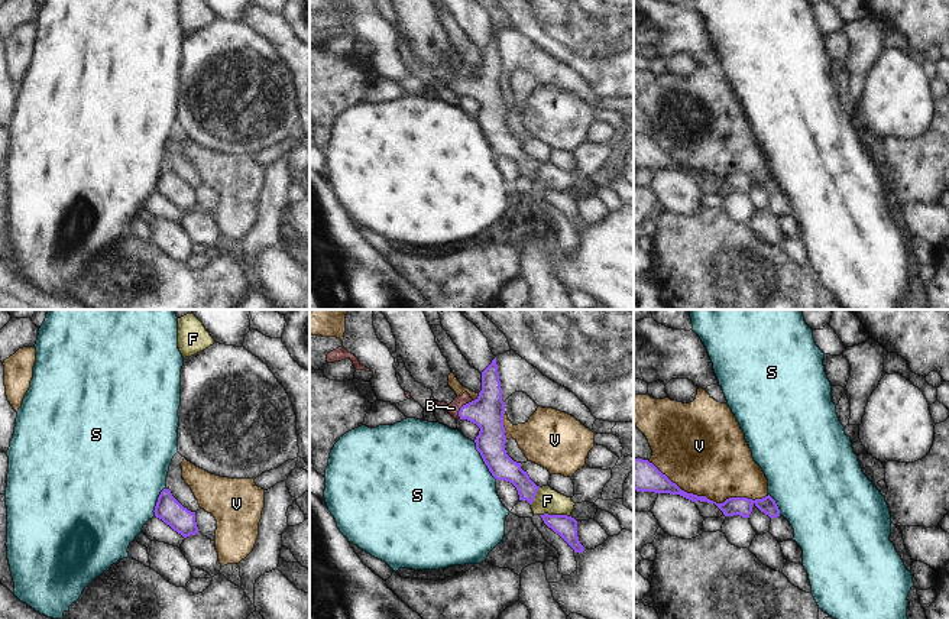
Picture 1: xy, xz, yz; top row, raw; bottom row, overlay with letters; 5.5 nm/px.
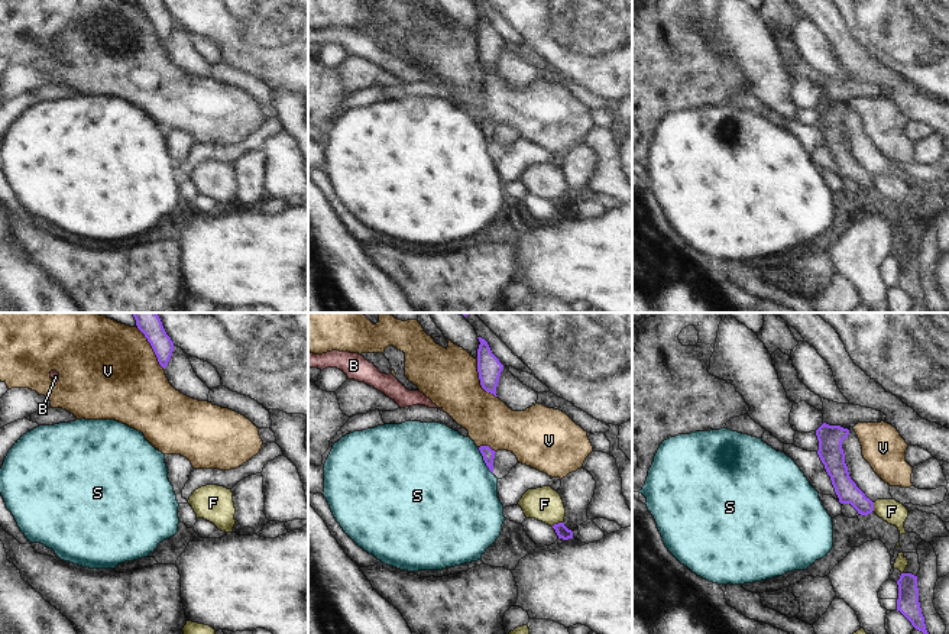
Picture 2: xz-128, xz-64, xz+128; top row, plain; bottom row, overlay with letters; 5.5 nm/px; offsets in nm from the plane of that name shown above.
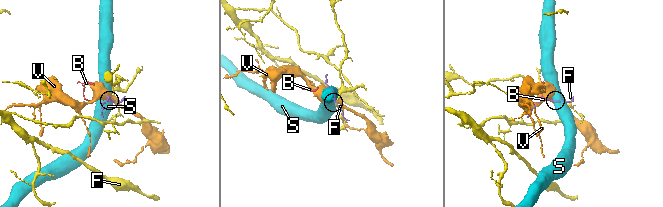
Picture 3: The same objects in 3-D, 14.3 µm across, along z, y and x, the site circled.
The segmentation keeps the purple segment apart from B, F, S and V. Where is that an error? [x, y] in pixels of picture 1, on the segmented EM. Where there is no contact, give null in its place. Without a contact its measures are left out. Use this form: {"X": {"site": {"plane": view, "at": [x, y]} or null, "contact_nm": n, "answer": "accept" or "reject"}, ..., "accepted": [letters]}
{"B": {"site": {"plane": "xz", "at": [460, 408]}, "contact_nm": 130, "answer": "accept"}, "F": {"site": {"plane": "xz", "at": [556, 515]}, "contact_nm": 180, "answer": "reject"}, "S": {"site": {"plane": "xz", "at": [483, 460]}, "contact_nm": 260, "answer": "reject"}, "V": {"site": {"plane": "yz", "at": [709, 499]}, "contact_nm": 700, "answer": "reject"}, "accepted": ["B"]}

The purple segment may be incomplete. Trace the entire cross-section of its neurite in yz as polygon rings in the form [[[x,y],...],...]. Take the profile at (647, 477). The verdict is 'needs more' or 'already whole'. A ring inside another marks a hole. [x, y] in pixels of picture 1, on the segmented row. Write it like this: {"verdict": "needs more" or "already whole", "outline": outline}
{"verdict": "already whole", "outline": [[[634,458],[634,489],[635,489],[637,492],[654,492],[654,493],[658,493],[658,495],[660,495],[660,493],[680,495],[680,496],[683,496],[683,498],[686,498],[686,499],[689,499],[689,500],[691,500],[691,502],[694,502],[694,503],[696,503],[697,500],[700,500],[700,502],[707,502],[707,503],[715,503],[715,505],[723,512],[725,516],[739,515],[739,516],[742,516],[742,518],[749,518],[754,505],[755,505],[761,512],[764,512],[765,515],[768,515],[771,519],[780,516],[780,509],[778,509],[775,500],[774,500],[770,495],[765,496],[765,498],[762,498],[762,499],[755,499],[755,500],[748,499],[748,498],[729,498],[729,499],[726,499],[723,503],[716,503],[716,502],[707,499],[706,496],[697,496],[697,495],[687,493],[687,492],[681,490],[681,489],[680,489],[676,483],[673,483],[665,474],[663,474],[652,463],[650,463],[648,460],[642,460],[642,458]]]}

